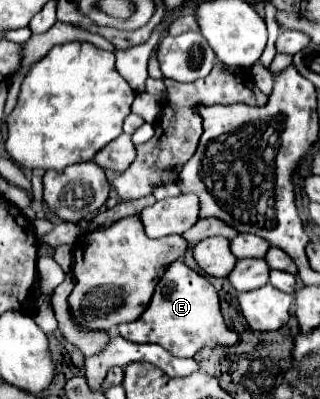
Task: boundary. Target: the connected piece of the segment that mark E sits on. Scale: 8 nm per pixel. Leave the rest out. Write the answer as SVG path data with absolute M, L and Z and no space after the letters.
M181 260L173 262L165 270L143 316L127 324L119 324L119 334L137 344L161 344L177 358L193 358L203 348L233 346L239 342L239 334L229 330L221 316L219 294L215 286L209 282L207 276L191 270Z

